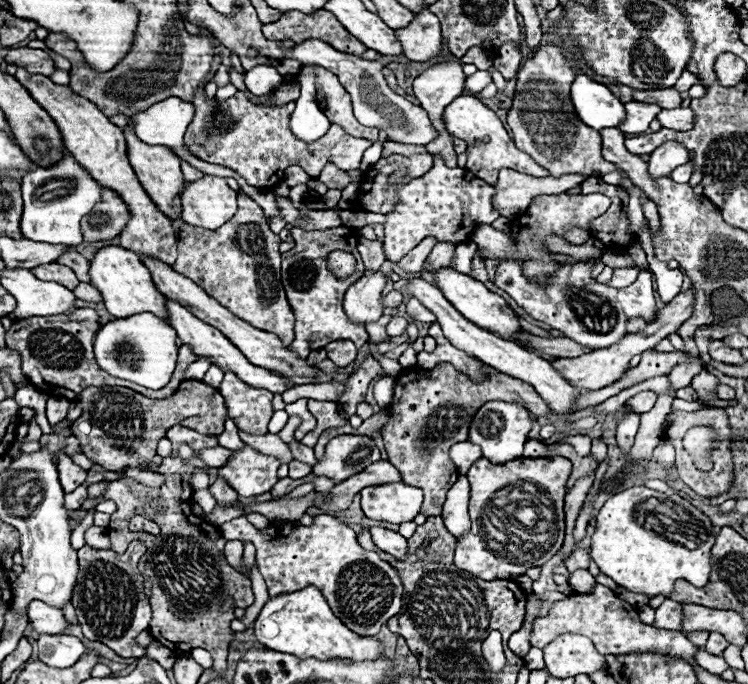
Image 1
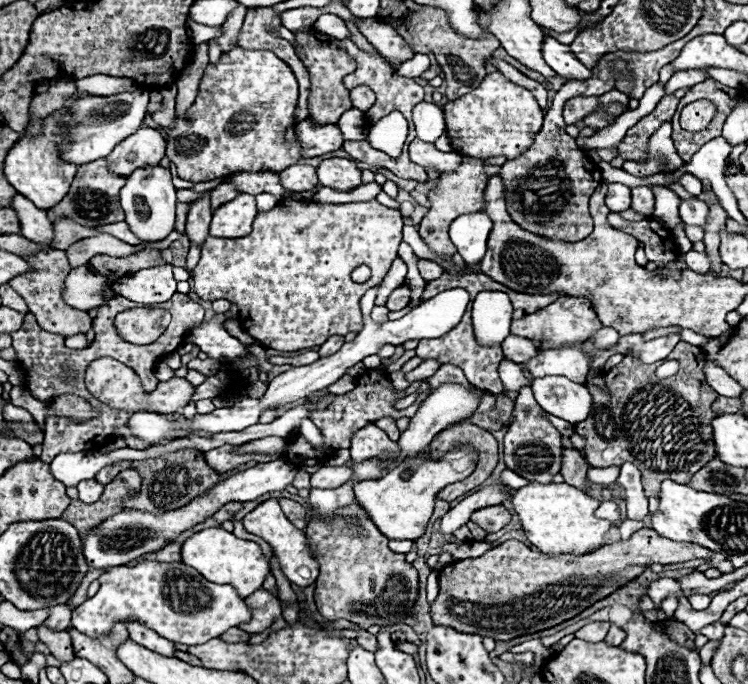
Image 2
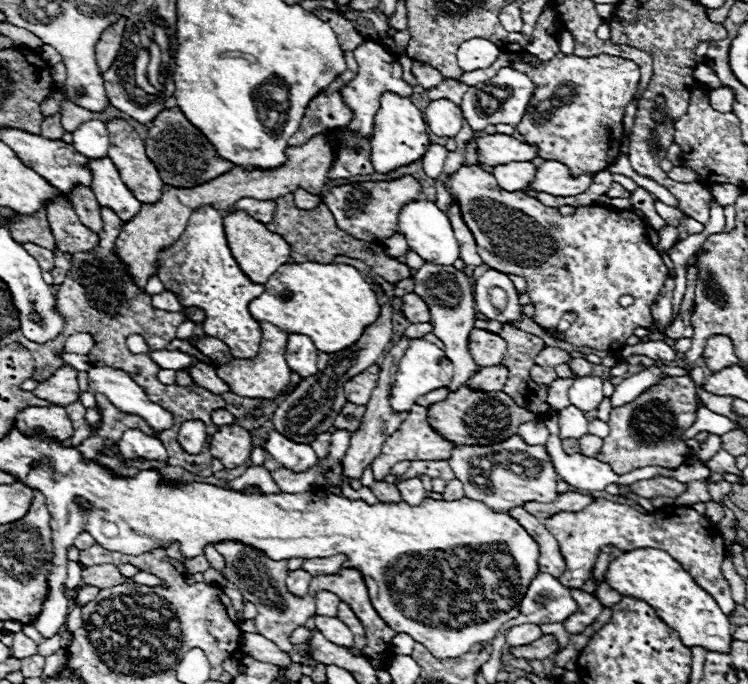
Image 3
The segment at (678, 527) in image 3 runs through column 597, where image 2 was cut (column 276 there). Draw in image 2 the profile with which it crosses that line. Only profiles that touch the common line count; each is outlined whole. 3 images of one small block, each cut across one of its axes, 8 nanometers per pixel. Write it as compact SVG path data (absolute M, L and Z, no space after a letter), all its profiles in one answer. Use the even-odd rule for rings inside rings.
M270 498L262 504L258 504L252 512L248 512L242 520L246 532L266 540L272 548L274 548L274 554L278 558L278 564L284 572L284 576L292 582L292 584L298 584L298 586L310 586L316 582L318 578L318 562L310 556L310 548L308 548L308 540L306 540L306 534L302 530L298 530L280 510L278 506L278 500L276 498Z

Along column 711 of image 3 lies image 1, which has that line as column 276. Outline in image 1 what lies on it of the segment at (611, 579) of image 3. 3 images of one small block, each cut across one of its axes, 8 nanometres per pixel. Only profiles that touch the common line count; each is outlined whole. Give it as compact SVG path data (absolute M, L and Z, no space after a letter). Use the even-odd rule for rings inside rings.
M306 586L296 592L286 592L270 598L256 622L254 622L254 636L260 644L270 650L294 654L302 660L316 658L316 660L330 660L330 658L348 658L348 660L378 660L382 656L380 642L358 636L348 630L330 610L326 598L314 586Z

